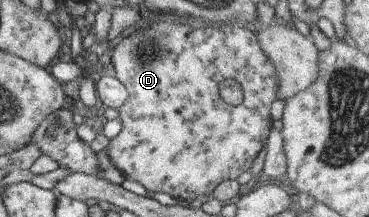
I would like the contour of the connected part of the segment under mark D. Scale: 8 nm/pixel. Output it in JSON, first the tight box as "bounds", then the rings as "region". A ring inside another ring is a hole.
{"bounds":[105,16,278,201],"region":[[[160,16],[144,17],[144,20],[137,26],[136,32],[124,38],[115,45],[114,51],[111,51],[110,73],[114,75],[124,86],[127,92],[126,100],[116,109],[120,121],[120,129],[116,136],[108,140],[105,147],[109,159],[113,162],[113,167],[124,175],[124,179],[140,183],[147,192],[163,192],[171,195],[179,201],[202,201],[206,195],[209,195],[225,179],[237,179],[243,171],[247,171],[257,157],[257,153],[266,145],[269,132],[272,128],[272,120],[269,116],[271,103],[278,97],[278,79],[273,64],[267,59],[267,56],[260,48],[255,34],[248,31],[244,26],[237,27],[231,24],[217,24],[207,29],[192,29],[190,25],[184,23],[171,23],[172,19],[161,18]],[[233,78],[237,85],[241,86],[242,103],[233,107],[227,105],[225,100],[219,97],[219,81]]]}

